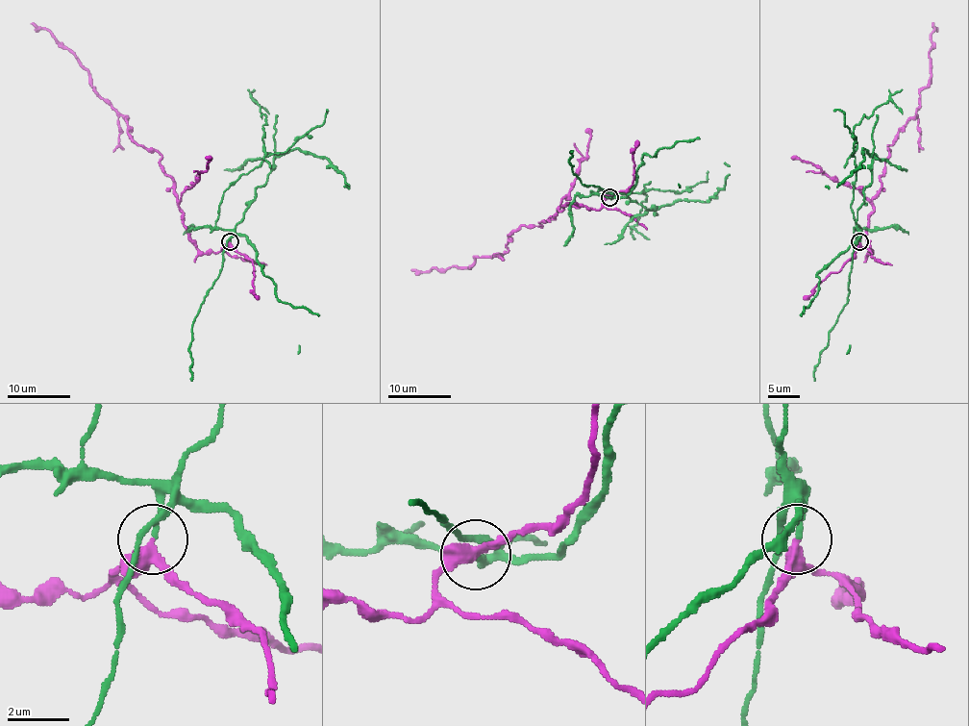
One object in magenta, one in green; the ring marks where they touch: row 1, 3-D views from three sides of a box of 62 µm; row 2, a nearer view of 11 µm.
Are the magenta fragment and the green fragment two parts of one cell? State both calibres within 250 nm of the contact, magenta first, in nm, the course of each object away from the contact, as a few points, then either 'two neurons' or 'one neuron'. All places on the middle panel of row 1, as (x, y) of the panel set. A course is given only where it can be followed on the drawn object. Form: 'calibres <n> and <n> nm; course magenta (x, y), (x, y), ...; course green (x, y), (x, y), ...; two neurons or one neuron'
calibres 320 and 150 nm; course magenta (610, 197), (598, 210), (566, 204), (541, 225), (522, 225), (502, 254), (477, 257), (469, 268), (410, 269); course green (610, 197), (596, 192), (599, 187), (623, 194), (643, 194), (645, 190), (646, 200), (633, 227), (650, 239); two neurons

